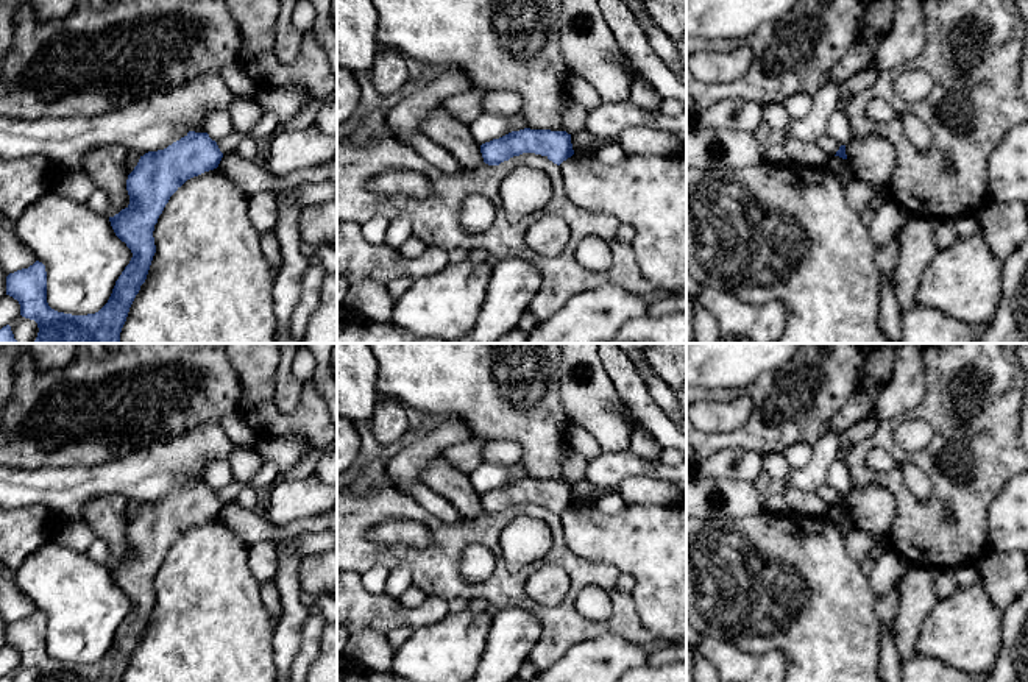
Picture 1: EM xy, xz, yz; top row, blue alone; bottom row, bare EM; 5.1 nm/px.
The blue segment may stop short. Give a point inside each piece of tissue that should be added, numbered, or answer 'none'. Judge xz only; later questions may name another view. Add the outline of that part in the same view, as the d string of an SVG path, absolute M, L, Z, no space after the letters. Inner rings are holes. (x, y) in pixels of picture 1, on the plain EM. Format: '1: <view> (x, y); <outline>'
none

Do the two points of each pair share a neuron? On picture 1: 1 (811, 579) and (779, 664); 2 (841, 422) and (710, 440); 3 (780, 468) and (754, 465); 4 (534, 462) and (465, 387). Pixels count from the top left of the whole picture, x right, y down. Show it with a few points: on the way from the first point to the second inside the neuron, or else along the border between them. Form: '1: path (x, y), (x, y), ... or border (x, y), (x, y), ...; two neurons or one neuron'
1: border (744, 653), (765, 654), (779, 650), (788, 665); two neurons
2: border (852, 395), (825, 429); two neurons
3: border (763, 456), (765, 470); two neurons
4: path (529, 440), (487, 398); one neuron

